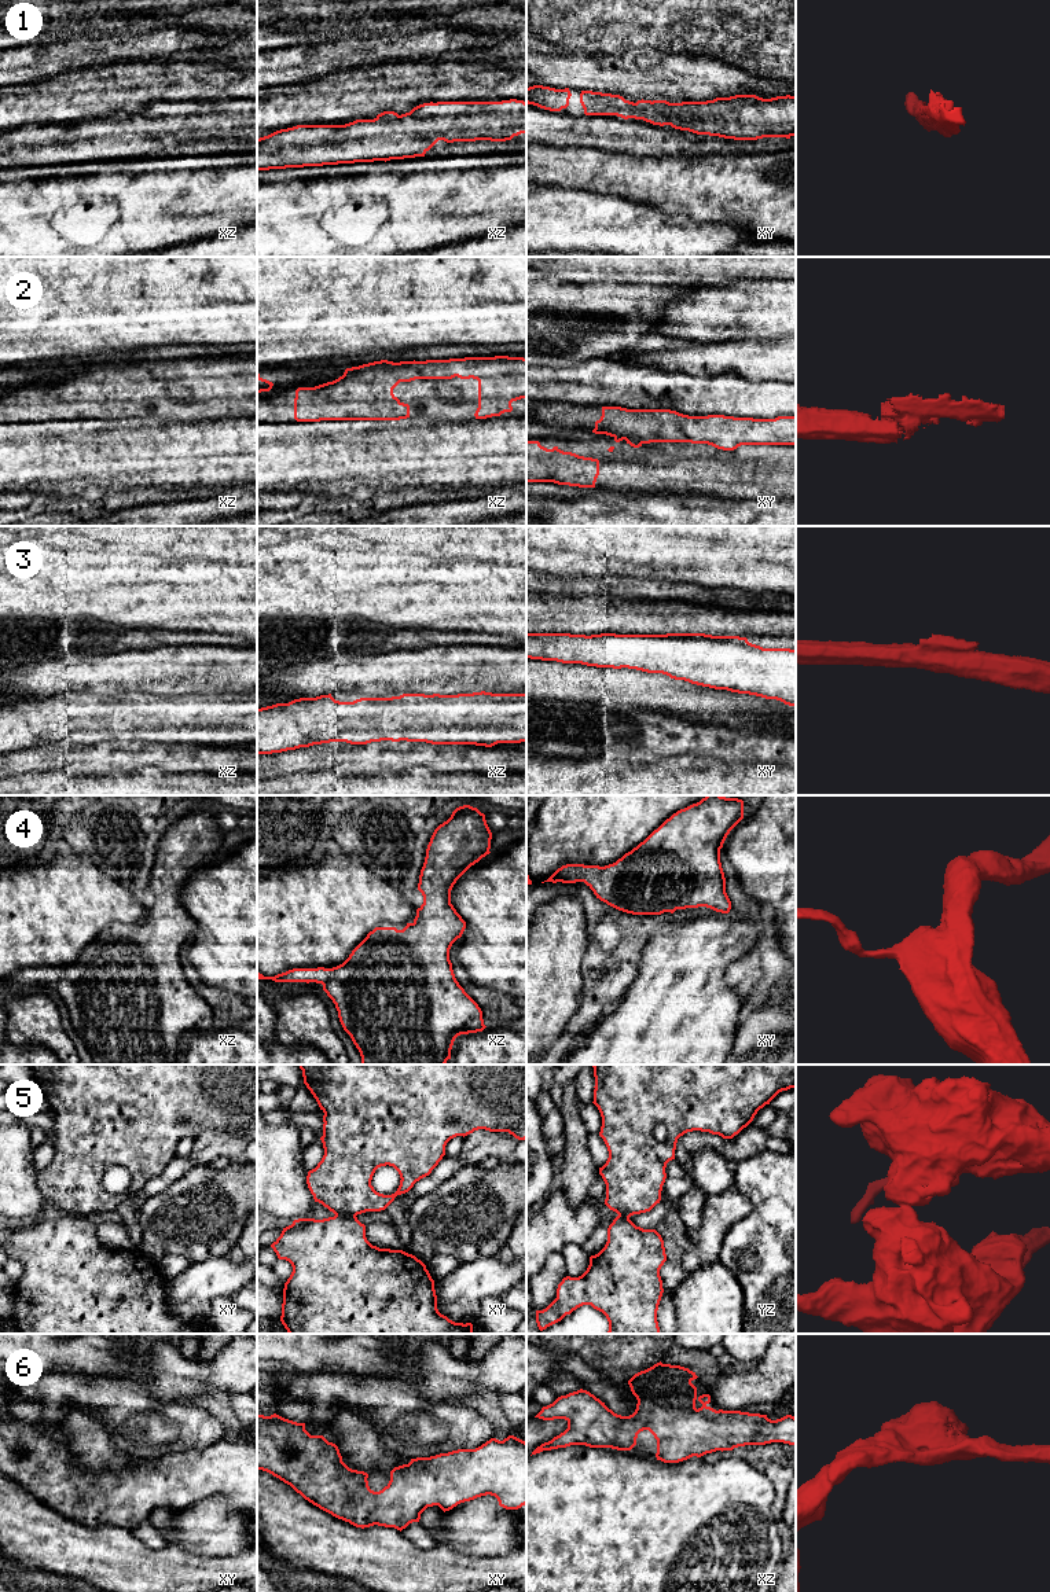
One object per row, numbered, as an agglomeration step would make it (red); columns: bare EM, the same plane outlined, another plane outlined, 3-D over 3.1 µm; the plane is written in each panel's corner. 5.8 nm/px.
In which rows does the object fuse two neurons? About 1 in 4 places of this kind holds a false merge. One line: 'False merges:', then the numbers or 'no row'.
False merges: 2, 5

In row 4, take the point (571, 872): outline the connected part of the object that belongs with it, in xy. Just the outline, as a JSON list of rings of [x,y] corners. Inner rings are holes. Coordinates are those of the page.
[[[706,795],[700,802],[673,813],[643,842],[616,863],[605,867],[566,864],[544,882],[584,882],[596,898],[632,915],[673,913],[676,909],[698,907],[728,913],[731,901],[726,893],[720,849],[730,831],[742,819],[742,799]]]

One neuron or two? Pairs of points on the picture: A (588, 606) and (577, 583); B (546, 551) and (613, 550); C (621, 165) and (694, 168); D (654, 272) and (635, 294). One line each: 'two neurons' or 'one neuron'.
A: two neurons
B: one neuron
C: one neuron
D: two neurons

